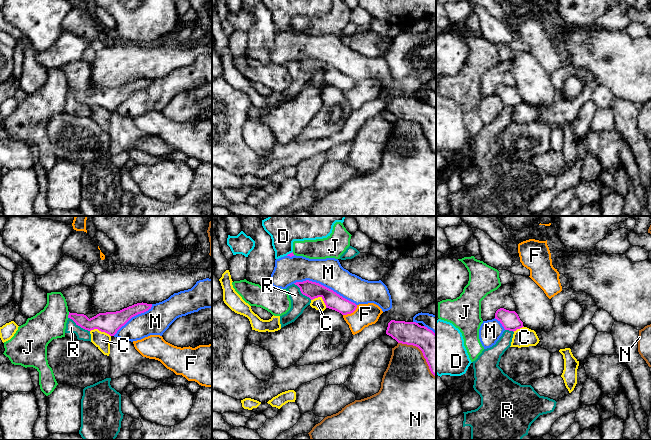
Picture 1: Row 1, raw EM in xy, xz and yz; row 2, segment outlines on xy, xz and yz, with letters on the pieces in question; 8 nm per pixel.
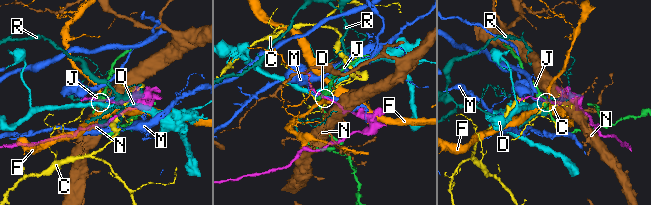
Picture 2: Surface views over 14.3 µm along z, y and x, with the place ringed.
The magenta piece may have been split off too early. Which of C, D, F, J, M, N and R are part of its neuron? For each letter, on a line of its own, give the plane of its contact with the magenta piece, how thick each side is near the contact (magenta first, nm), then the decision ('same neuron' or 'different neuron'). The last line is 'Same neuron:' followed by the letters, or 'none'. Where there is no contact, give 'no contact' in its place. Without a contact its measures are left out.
C: contact in xz; calibres 140 and 90 nm; different neuron
D: contact in xz; calibres 30 and 320 nm; different neuron
F: contact in xz; calibres 140 and 180 nm; different neuron
J: contact in xy; calibres 110 and 260 nm; different neuron
M: contact in xz; calibres 140 and 220 nm; different neuron
N: contact in xz; calibres 220 and 380 nm; different neuron
R: contact in xy; calibres 180 and 90 nm; different neuron
Same neuron: none

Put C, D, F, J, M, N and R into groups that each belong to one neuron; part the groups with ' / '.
C / D / F / J / M / N / R

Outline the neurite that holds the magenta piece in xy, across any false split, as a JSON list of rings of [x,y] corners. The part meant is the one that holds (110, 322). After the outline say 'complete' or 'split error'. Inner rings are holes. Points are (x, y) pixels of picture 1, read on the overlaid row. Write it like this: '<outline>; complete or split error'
[[[137,303],[116,312],[99,313],[92,318],[84,314],[70,313],[68,318],[72,319],[76,325],[91,331],[98,329],[110,336],[114,336],[117,331],[124,326],[132,317],[144,313],[151,309],[152,304]]]; complete

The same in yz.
[[[500,308],[495,313],[495,319],[497,319],[505,330],[516,331],[523,326],[523,322],[520,320],[518,314],[515,311],[509,311],[504,308]]]; complete

